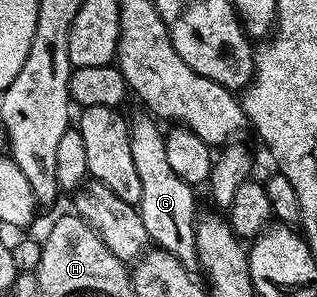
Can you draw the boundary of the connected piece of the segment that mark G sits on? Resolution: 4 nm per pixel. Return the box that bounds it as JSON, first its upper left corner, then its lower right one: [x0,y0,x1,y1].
[129,117,198,268]

